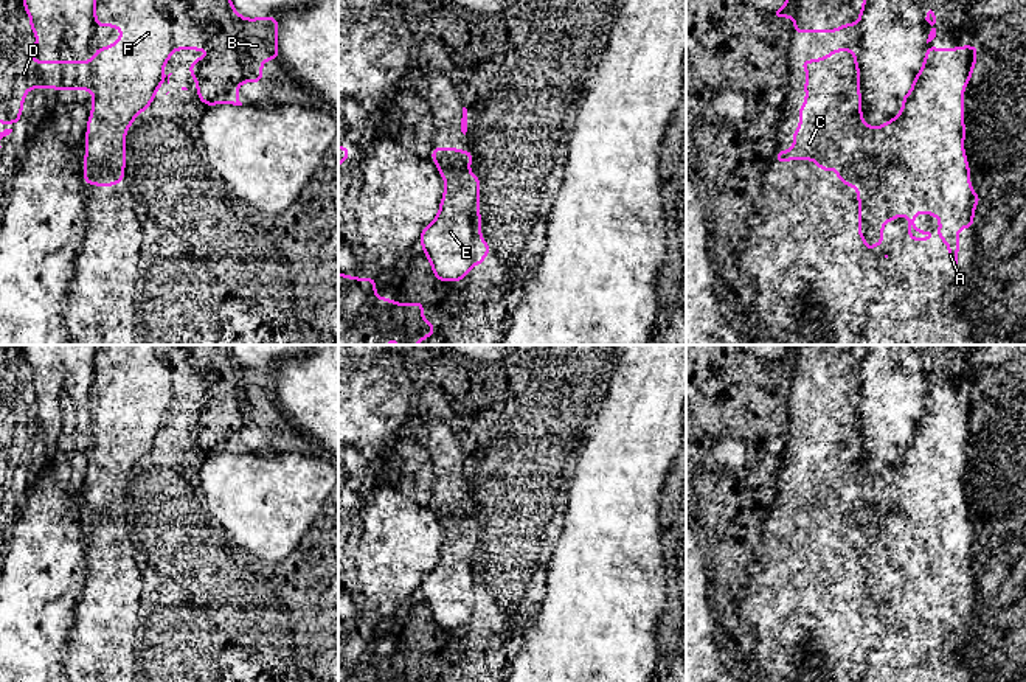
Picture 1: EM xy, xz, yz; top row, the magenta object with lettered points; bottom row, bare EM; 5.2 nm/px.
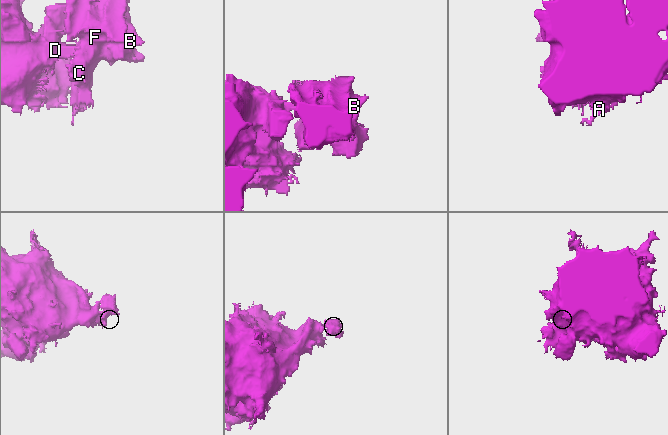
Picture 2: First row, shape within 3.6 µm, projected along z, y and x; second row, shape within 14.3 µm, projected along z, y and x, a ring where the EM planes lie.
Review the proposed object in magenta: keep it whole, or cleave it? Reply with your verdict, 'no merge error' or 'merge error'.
merge error

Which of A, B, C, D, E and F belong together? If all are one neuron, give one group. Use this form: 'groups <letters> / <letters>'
groups A B E F / C D

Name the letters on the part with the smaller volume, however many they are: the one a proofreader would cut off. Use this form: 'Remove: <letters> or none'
Remove: A, B, E, F

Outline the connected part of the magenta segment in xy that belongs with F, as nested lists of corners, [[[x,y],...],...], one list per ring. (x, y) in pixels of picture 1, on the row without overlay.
[[[93,345],[93,367],[98,374],[116,374],[121,381],[115,396],[137,396],[137,415],[147,418],[161,405],[151,396],[166,396],[165,409],[175,398],[234,398],[231,404],[200,404],[191,410],[200,451],[206,454],[242,454],[237,437],[242,430],[262,429],[262,410],[273,409],[278,399],[278,365],[242,365],[230,345]]]

